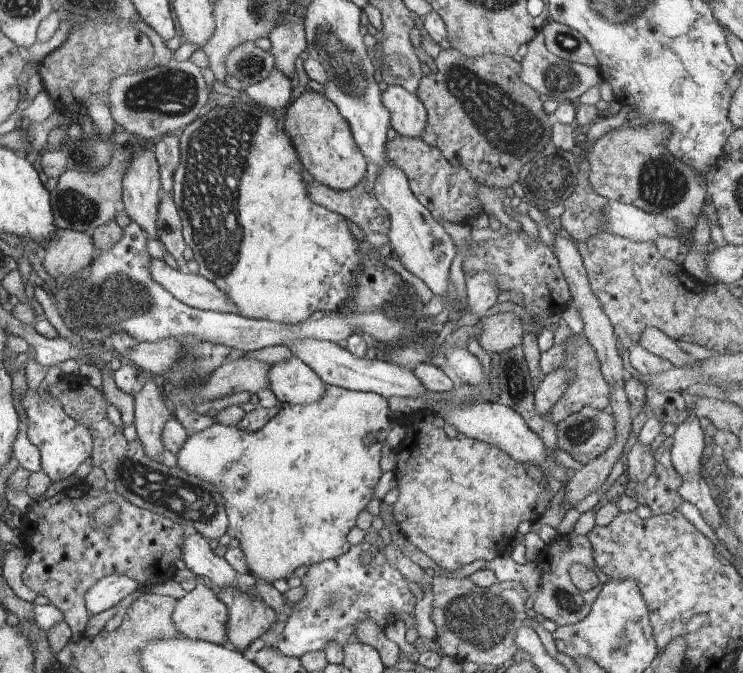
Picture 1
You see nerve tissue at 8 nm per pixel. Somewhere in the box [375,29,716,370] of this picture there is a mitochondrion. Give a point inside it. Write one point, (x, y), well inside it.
(509, 124)

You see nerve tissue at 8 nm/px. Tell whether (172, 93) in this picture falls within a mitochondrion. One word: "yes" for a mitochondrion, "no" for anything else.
yes

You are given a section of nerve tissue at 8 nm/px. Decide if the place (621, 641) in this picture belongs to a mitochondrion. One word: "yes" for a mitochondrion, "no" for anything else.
yes

